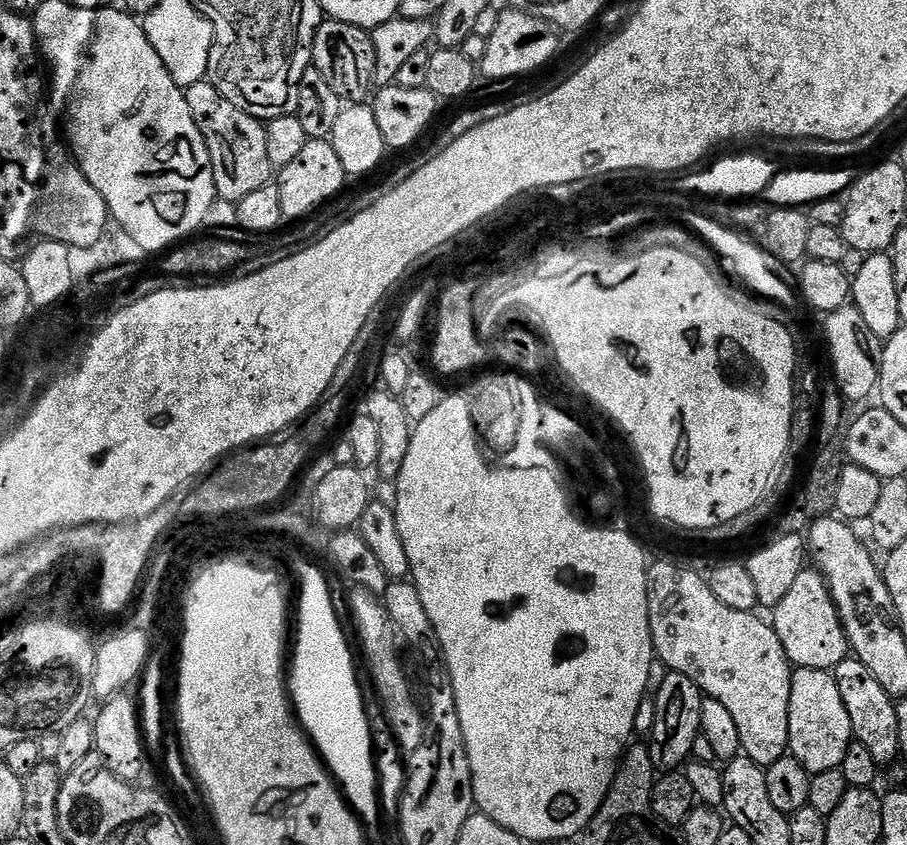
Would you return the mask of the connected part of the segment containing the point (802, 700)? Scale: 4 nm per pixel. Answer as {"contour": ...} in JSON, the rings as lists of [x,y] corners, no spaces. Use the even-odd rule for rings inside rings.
{"contour":[[[796,668],[792,674],[792,690],[790,692],[790,752],[797,760],[801,760],[805,768],[813,773],[825,772],[841,767],[854,743],[850,710],[846,710],[846,702],[842,698],[842,690],[838,686],[835,675],[826,668]]]}

